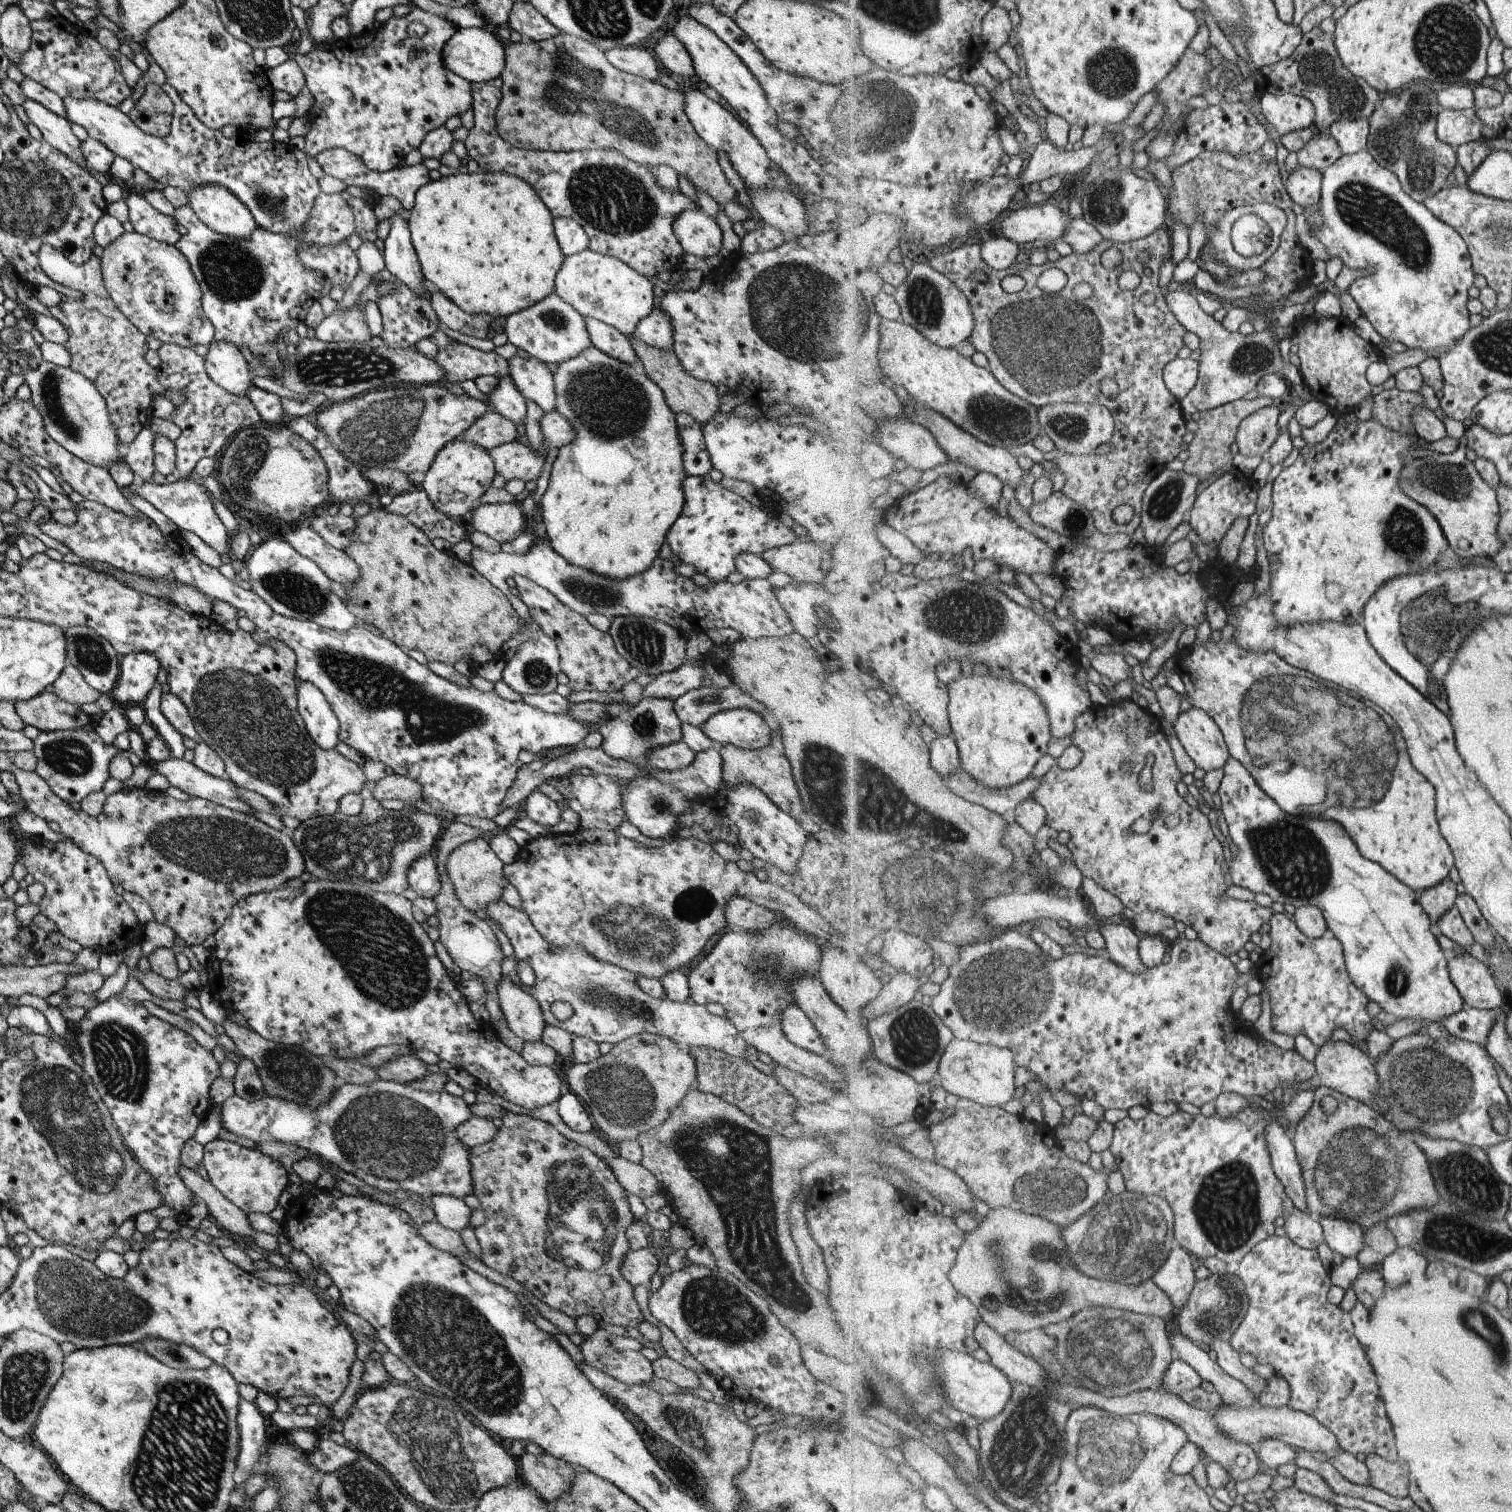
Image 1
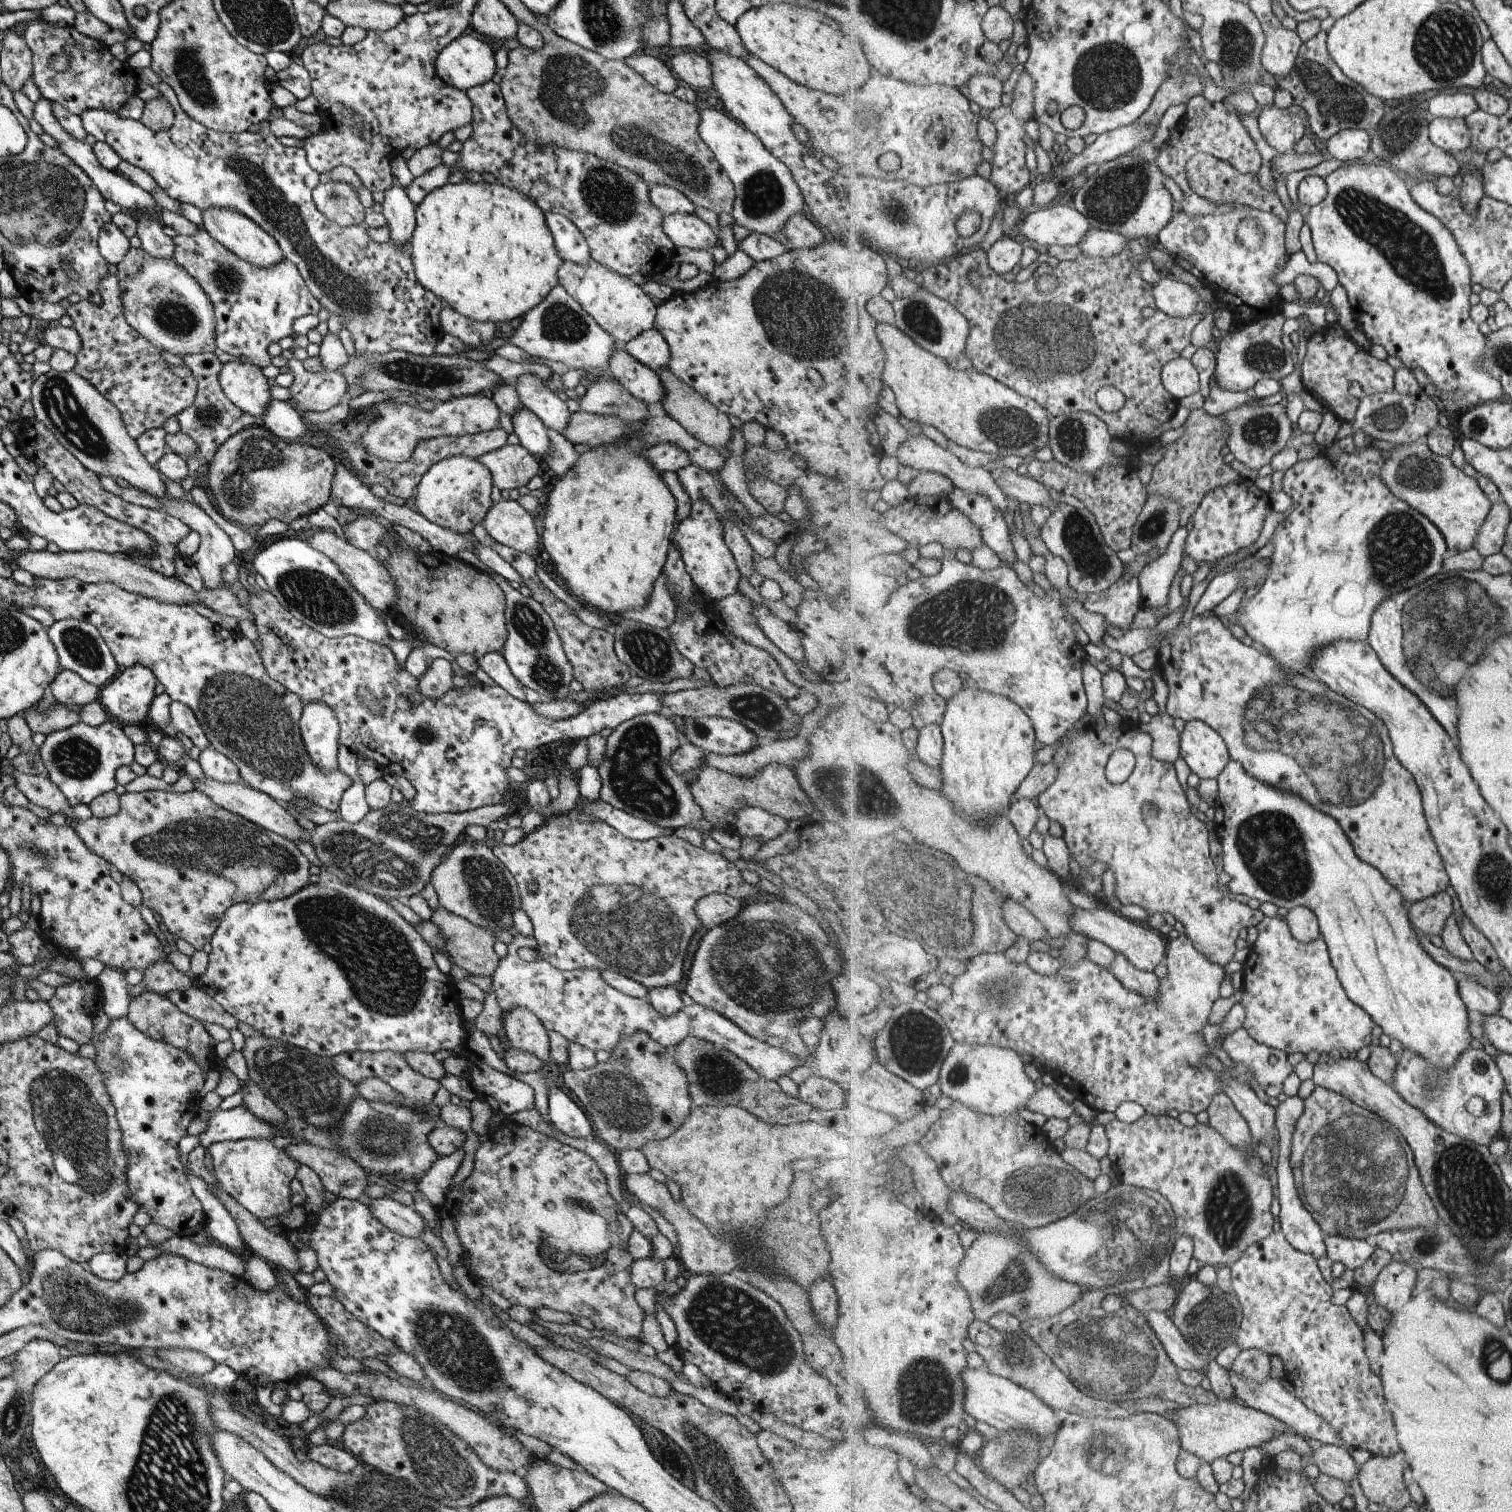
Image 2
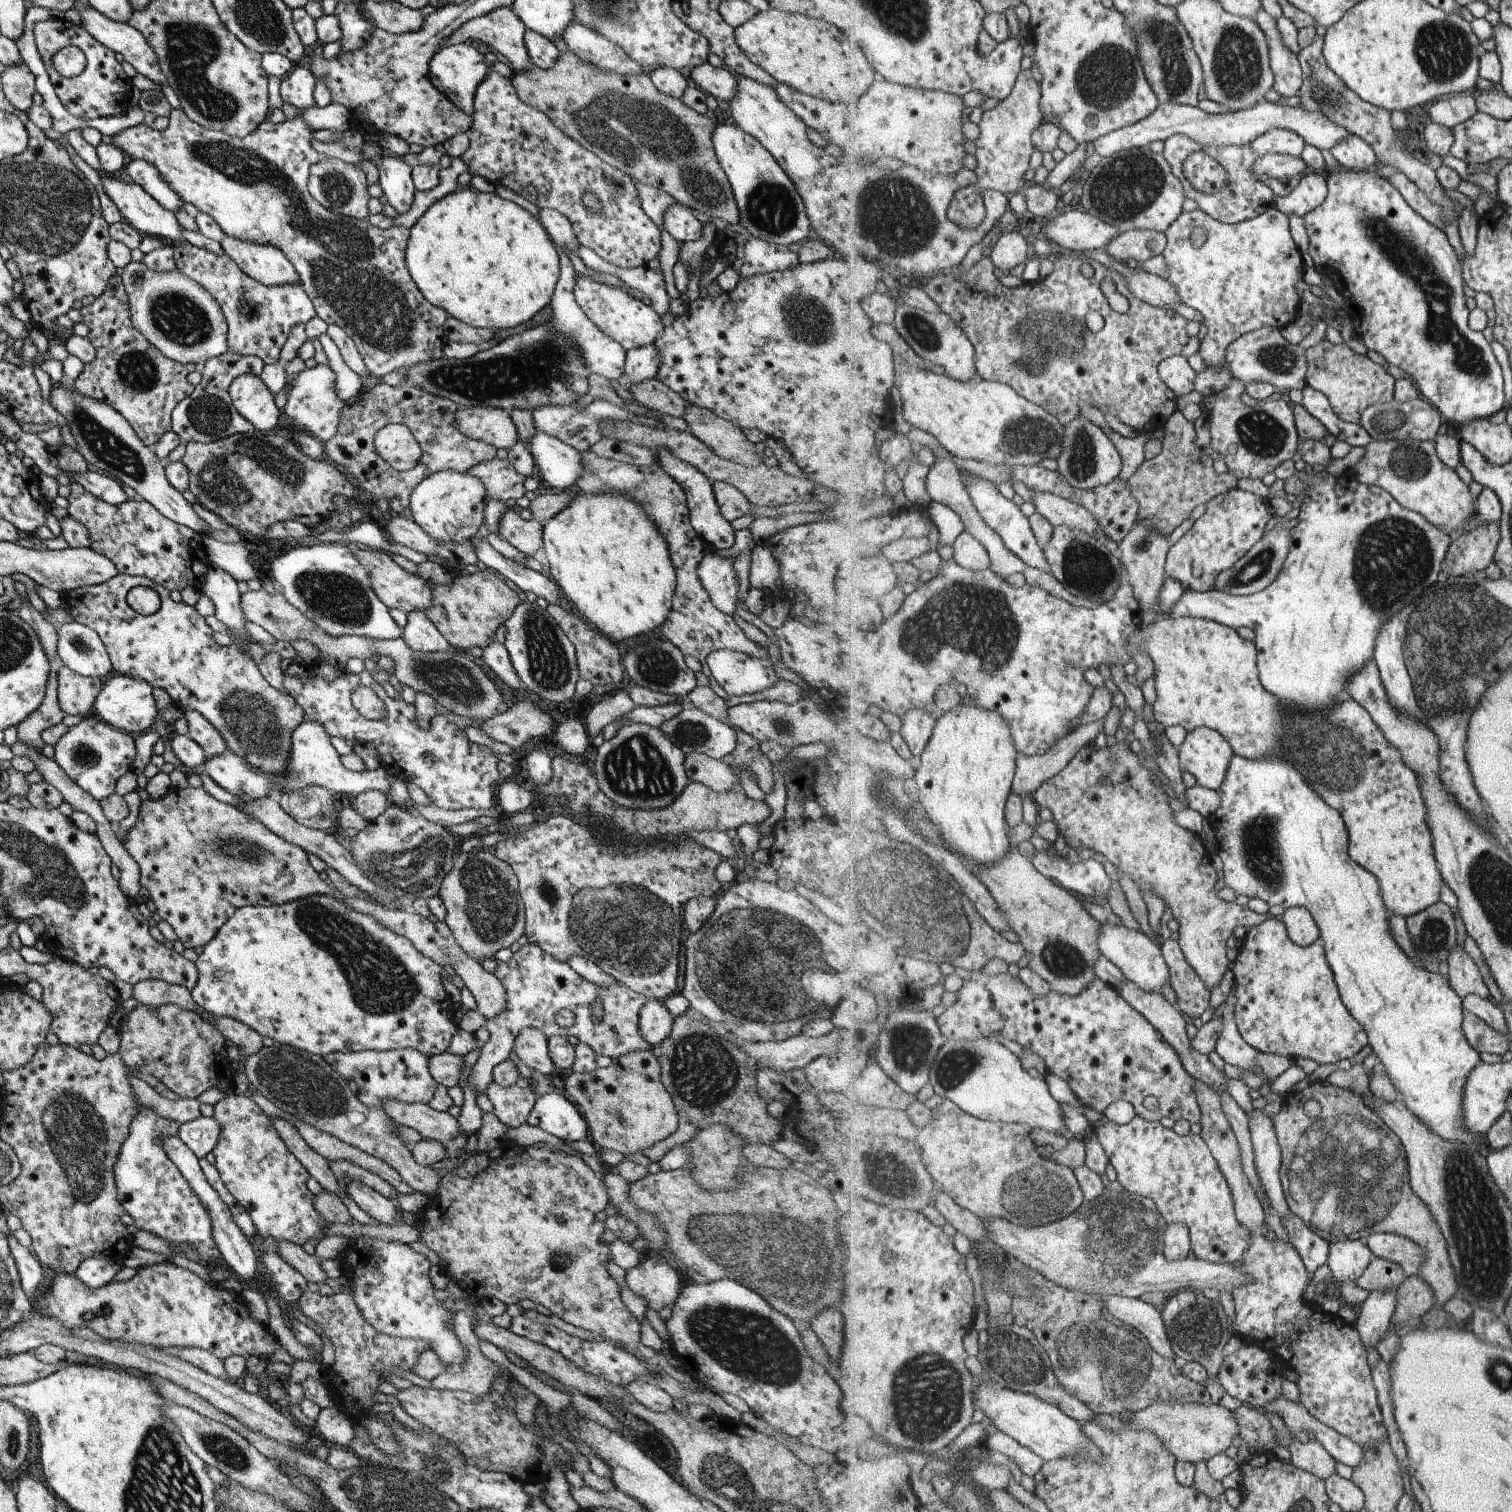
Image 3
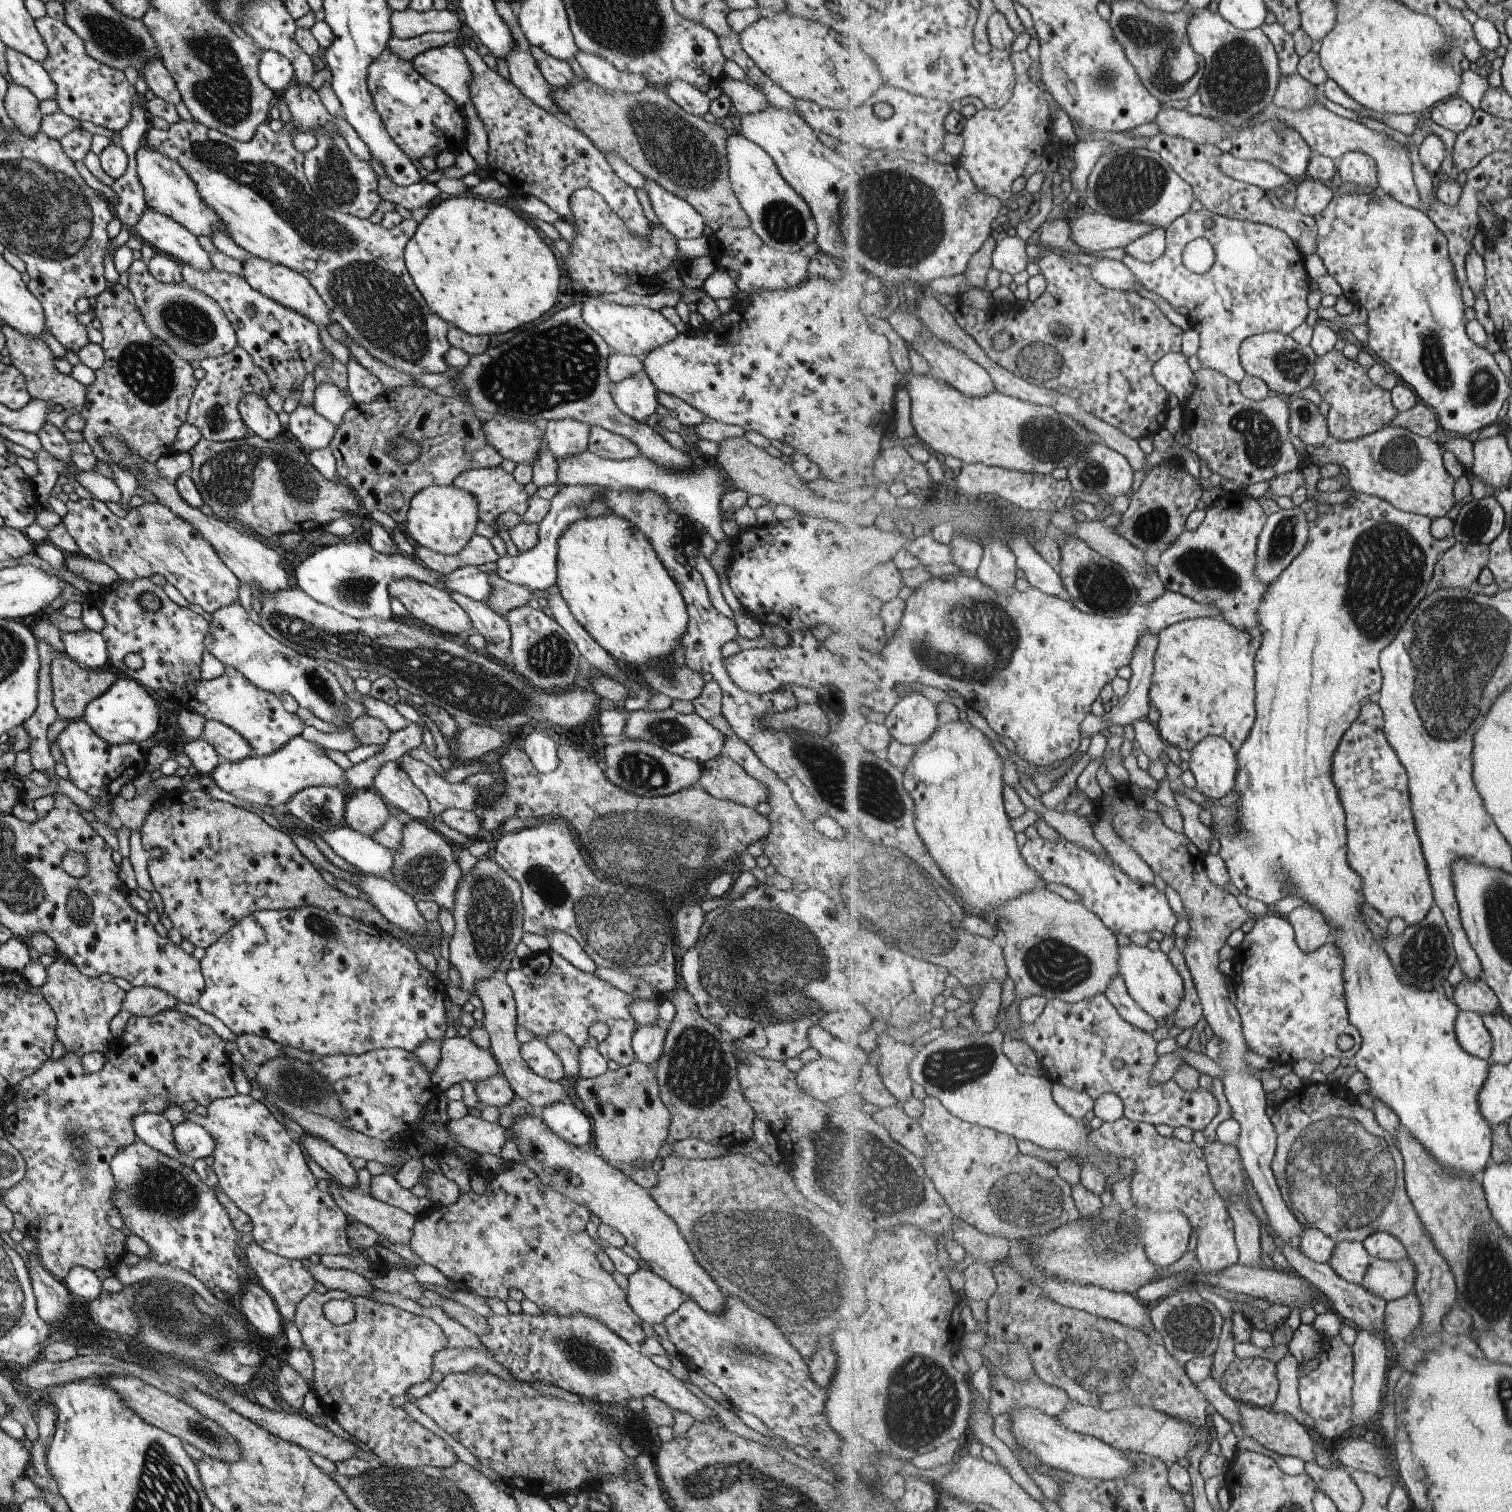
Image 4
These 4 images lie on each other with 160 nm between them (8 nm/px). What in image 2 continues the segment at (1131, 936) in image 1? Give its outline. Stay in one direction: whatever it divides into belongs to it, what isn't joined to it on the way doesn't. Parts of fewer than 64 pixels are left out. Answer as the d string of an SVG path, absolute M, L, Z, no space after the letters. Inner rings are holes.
M1117 953L1111 970L1129 990L1143 994L1144 997L1158 997L1161 994L1157 974L1137 968L1124 954Z

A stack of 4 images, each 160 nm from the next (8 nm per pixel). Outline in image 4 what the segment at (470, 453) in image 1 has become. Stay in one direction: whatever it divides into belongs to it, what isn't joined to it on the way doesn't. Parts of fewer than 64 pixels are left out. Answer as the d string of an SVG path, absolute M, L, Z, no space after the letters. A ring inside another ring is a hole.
M429 486L419 490L409 504L406 514L405 536L408 541L435 554L453 556L465 547L477 524L477 506L475 498L465 490L457 490L455 486Z

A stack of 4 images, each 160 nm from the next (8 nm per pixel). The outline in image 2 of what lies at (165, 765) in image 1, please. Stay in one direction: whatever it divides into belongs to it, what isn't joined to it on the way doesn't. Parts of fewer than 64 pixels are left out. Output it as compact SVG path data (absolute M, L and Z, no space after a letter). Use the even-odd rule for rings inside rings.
M187 775L193 783L193 790L203 793L211 802L225 809L227 812L242 816L245 820L254 822L257 826L265 830L277 833L287 840L301 838L307 841L307 831L303 830L296 820L281 806L277 804L270 796L251 788L247 783L239 780L234 783L224 783L211 780L205 776L192 778Z

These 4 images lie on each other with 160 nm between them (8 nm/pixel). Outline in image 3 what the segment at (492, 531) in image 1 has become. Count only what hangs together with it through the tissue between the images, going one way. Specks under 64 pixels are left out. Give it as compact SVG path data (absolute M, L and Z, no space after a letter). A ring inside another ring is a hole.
M508 508L499 518L495 534L527 557L542 547L542 524L526 514L517 515Z

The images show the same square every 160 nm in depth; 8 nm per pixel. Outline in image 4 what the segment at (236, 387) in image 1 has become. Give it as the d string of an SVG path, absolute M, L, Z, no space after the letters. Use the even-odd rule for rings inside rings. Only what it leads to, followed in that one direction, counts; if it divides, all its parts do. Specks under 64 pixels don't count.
M243 394L243 398L239 398L237 410L241 421L261 440L277 438L283 429L275 412L272 412L266 400L259 398L257 394Z

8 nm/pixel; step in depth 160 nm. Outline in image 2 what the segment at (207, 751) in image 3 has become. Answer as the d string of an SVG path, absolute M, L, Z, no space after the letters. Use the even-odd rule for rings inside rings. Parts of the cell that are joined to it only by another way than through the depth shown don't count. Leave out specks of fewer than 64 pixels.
M171 701L168 713L170 724L173 724L177 733L189 740L189 745L199 750L209 746L197 719L188 706L179 701Z

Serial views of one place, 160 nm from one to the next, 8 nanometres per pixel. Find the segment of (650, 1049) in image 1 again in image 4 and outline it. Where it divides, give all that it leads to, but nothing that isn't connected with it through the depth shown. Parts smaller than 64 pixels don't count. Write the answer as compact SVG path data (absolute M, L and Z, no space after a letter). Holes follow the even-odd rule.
M634 1060L628 1066L617 1068L615 1071L607 1069L597 1078L577 1077L568 1084L573 1087L574 1095L583 1102L582 1112L593 1122L593 1144L601 1152L600 1157L611 1165L623 1163L633 1168L644 1165L651 1168L658 1155L658 1149L663 1146L668 1136L670 1126L670 1115L659 1099L658 1085L652 1066ZM636 1160L641 1160L641 1163L635 1165Z

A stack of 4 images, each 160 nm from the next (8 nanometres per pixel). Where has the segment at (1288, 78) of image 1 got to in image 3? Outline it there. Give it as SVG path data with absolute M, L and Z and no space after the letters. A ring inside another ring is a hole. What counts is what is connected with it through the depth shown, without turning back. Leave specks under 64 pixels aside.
M1325 36L1316 37L1315 42L1302 48L1298 53L1300 63L1304 72L1304 83L1302 89L1297 96L1300 97L1299 107L1306 111L1317 111L1336 125L1345 127L1350 133L1364 138L1375 150L1376 156L1383 162L1396 167L1405 173L1415 184L1418 184L1438 205L1444 208L1444 219L1446 224L1460 219L1463 206L1457 208L1451 199L1445 196L1443 186L1436 170L1429 168L1427 164L1419 162L1413 156L1412 150L1409 150L1403 142L1402 135L1396 130L1389 127L1387 121L1391 116L1389 109L1371 104L1369 101L1363 100L1354 90L1347 86L1347 83L1328 65L1324 55Z

